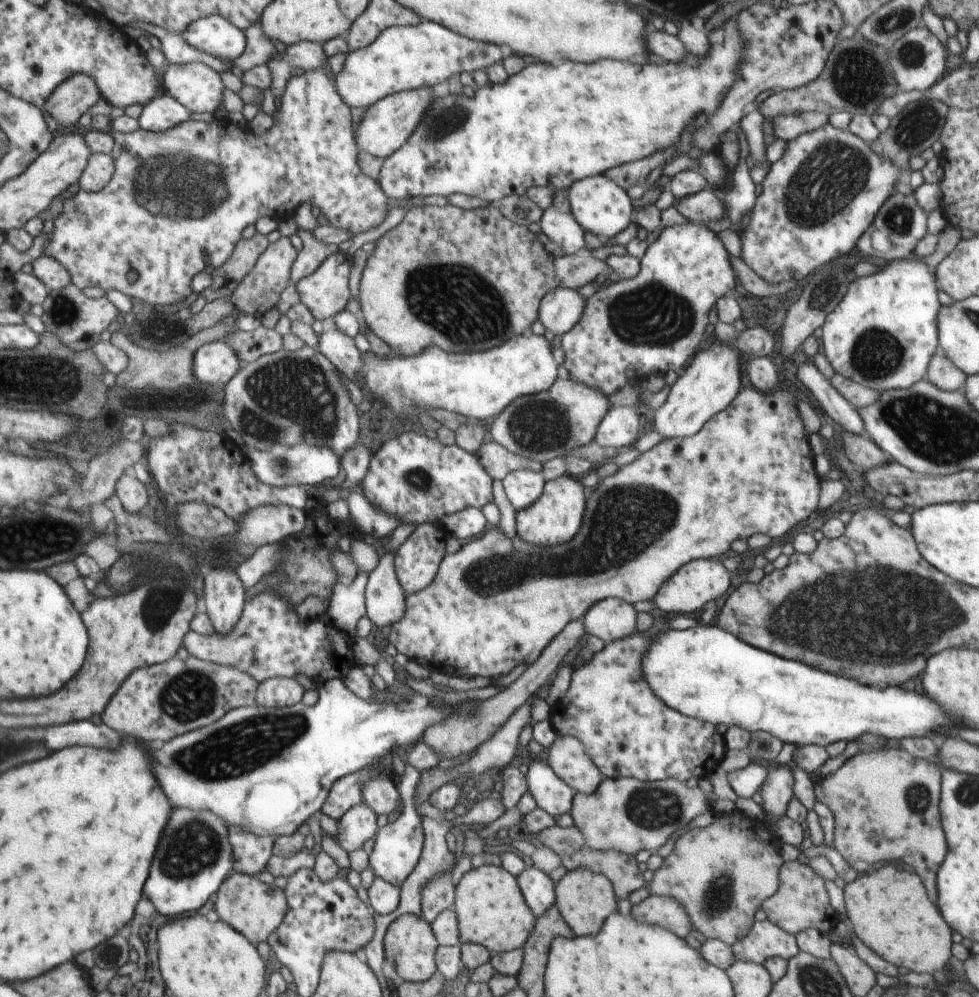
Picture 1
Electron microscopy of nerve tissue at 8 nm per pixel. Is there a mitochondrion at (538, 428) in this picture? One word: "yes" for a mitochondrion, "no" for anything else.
yes

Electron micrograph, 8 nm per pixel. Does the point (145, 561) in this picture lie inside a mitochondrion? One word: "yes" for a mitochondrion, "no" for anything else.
yes

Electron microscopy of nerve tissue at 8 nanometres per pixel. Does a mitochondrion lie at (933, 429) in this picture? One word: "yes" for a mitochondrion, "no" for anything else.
yes

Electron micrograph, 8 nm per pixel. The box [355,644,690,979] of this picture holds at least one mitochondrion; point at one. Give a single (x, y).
(656, 807)

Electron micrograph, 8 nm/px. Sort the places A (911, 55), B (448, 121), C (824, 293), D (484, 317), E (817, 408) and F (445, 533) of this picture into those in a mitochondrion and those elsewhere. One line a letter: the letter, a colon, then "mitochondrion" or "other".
A: mitochondrion
B: mitochondrion
C: mitochondrion
D: mitochondrion
E: other
F: other

